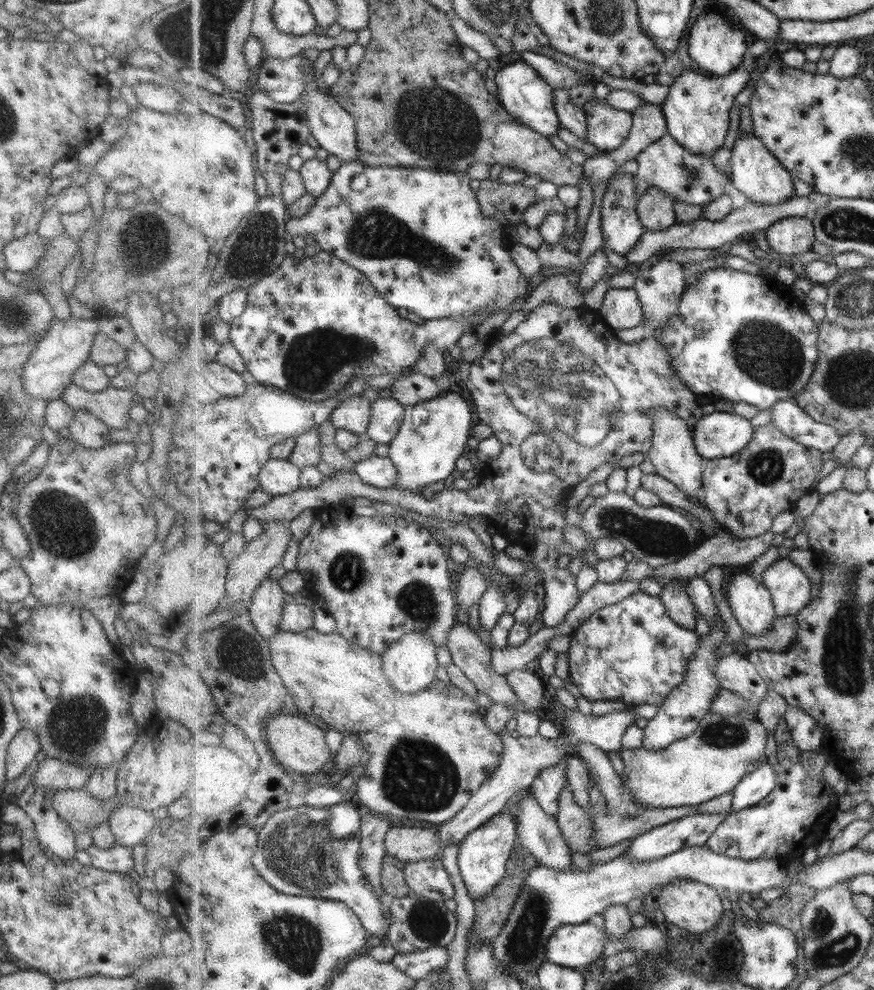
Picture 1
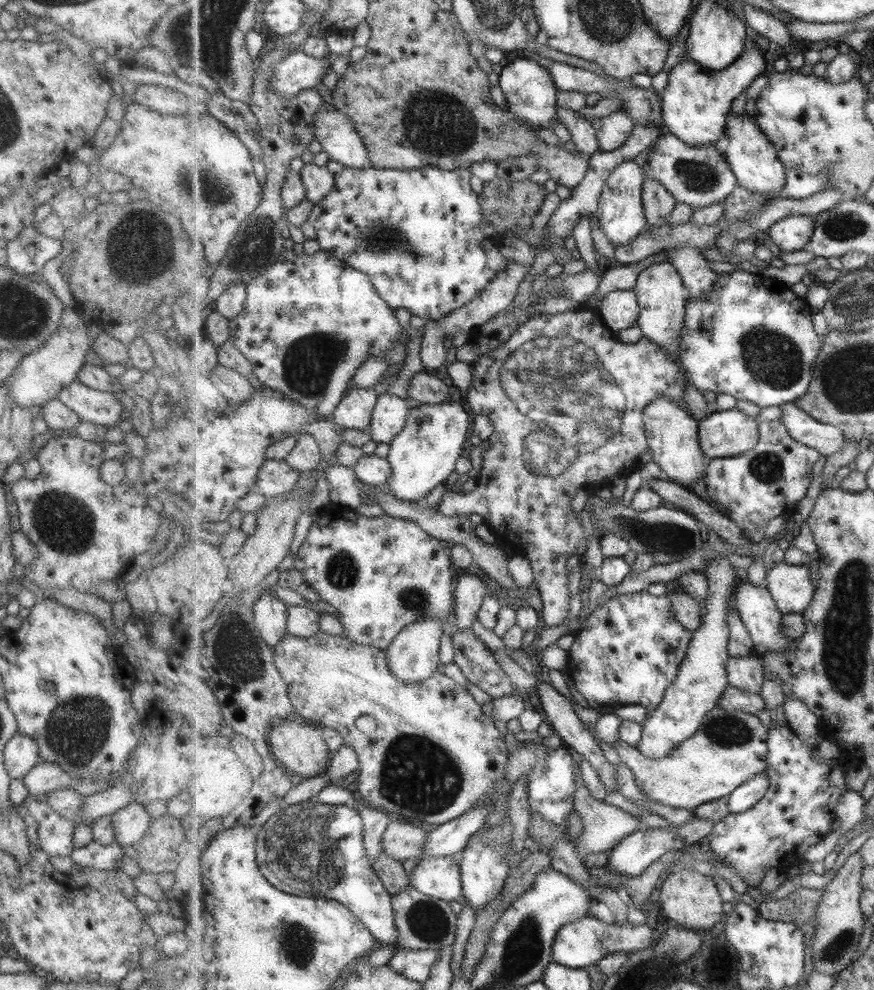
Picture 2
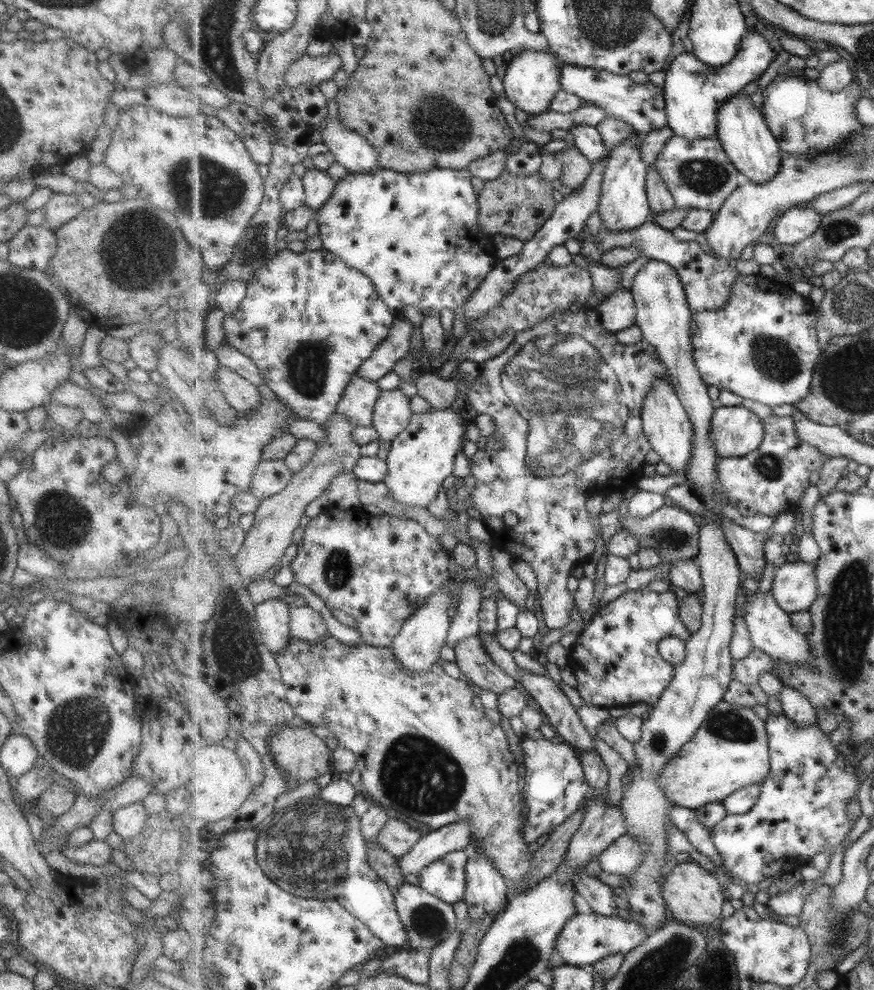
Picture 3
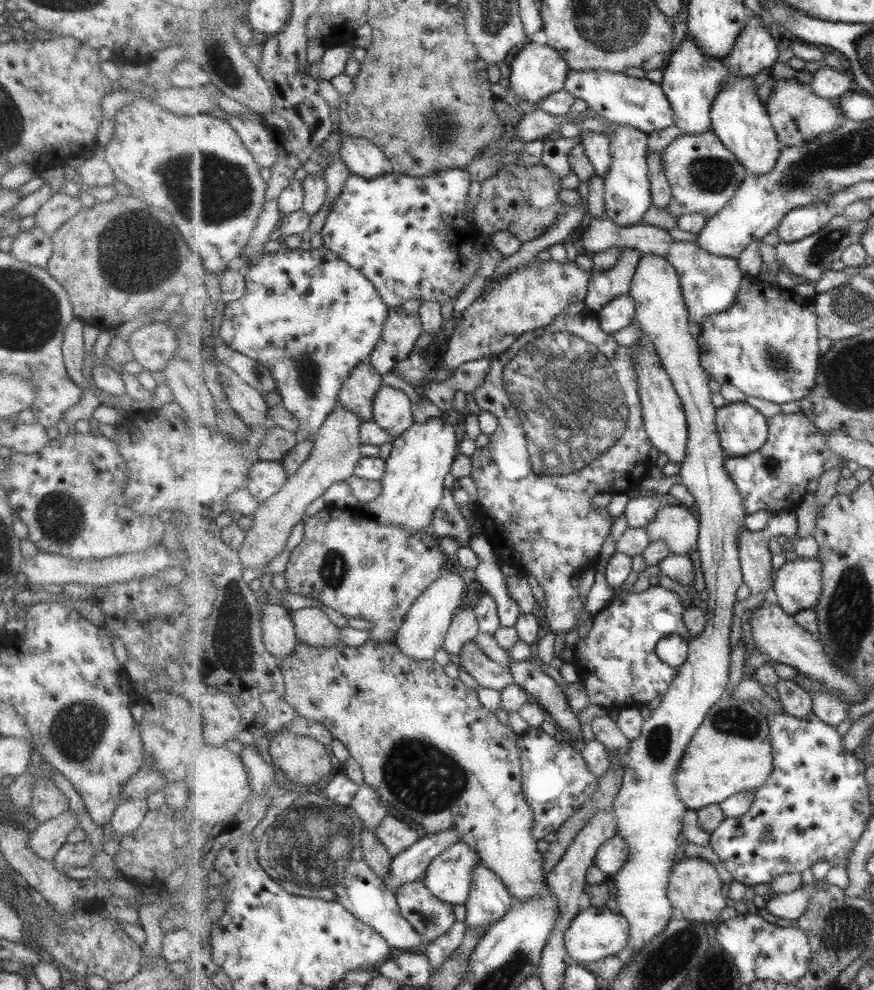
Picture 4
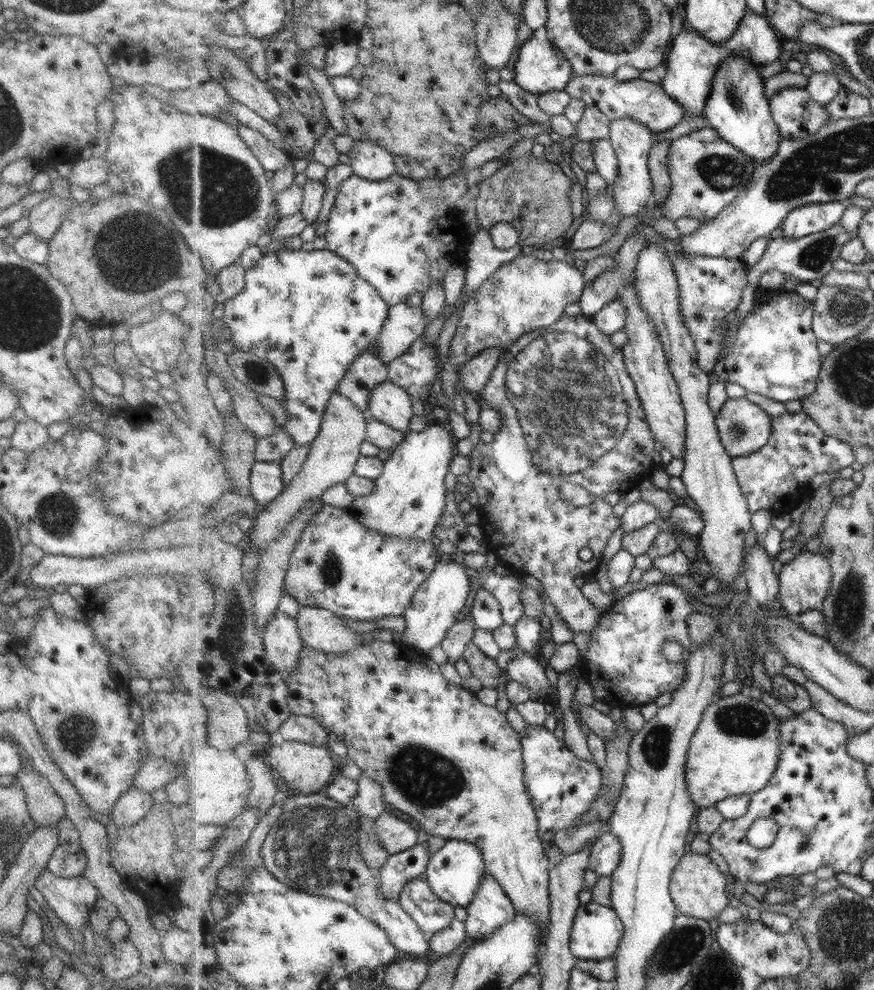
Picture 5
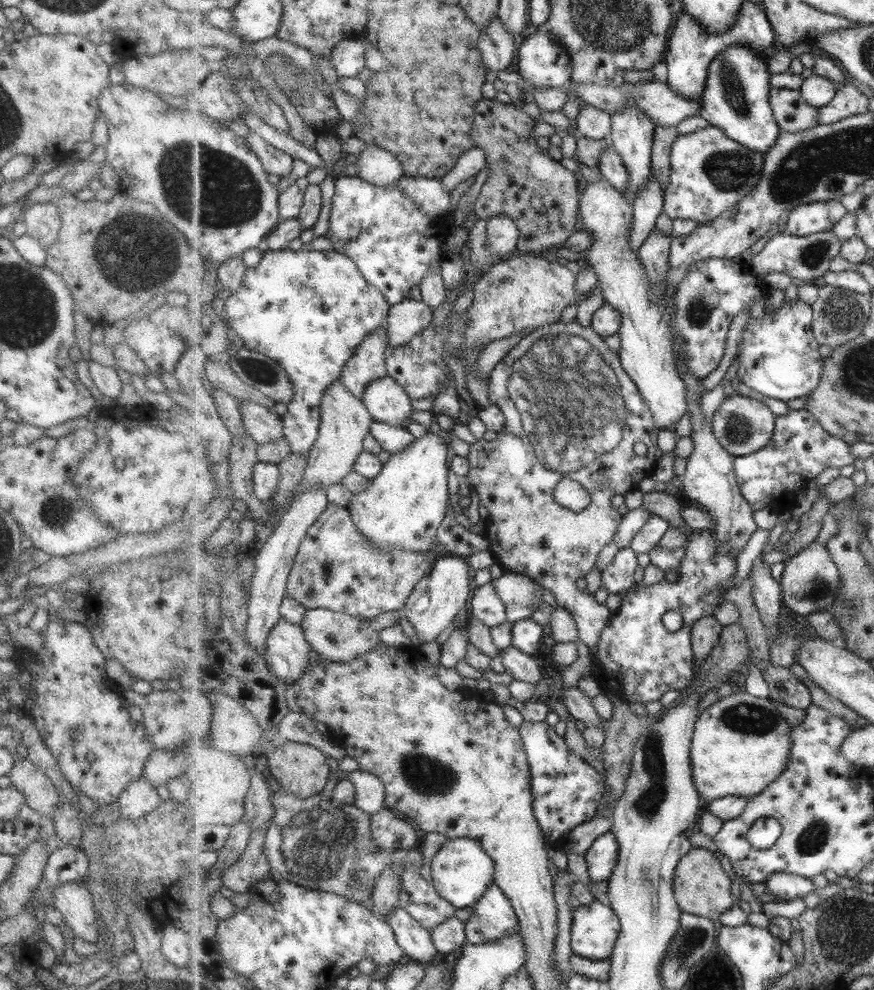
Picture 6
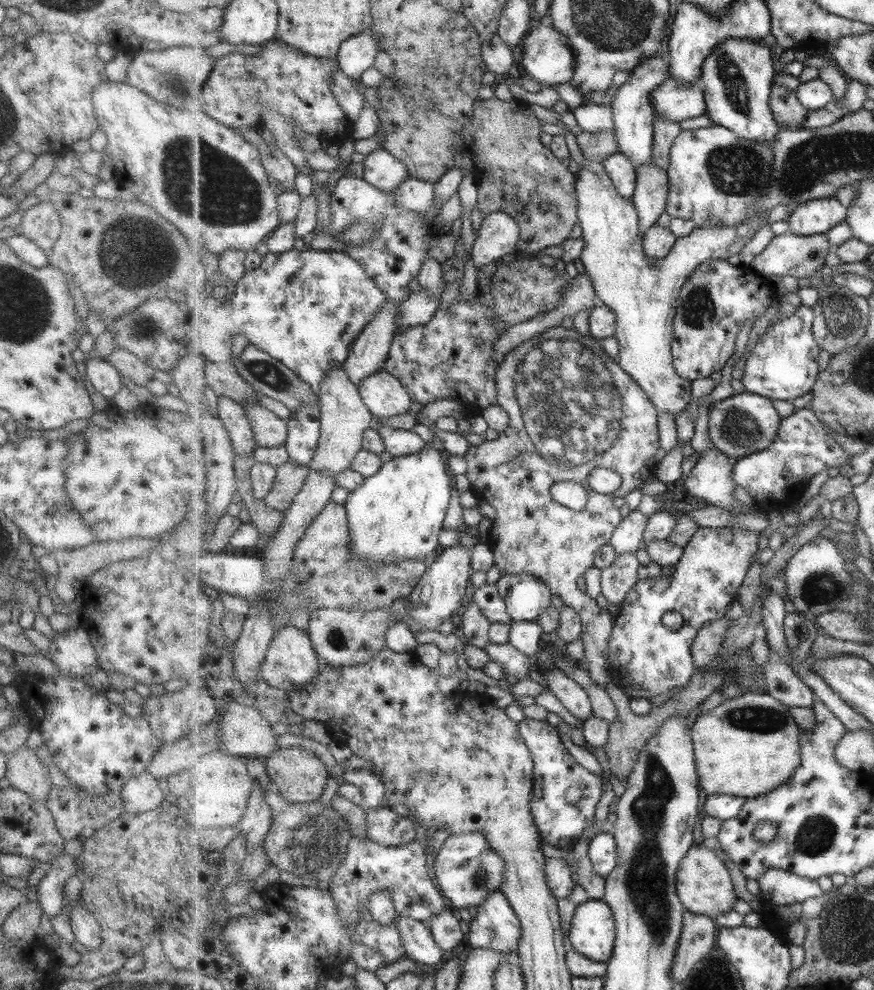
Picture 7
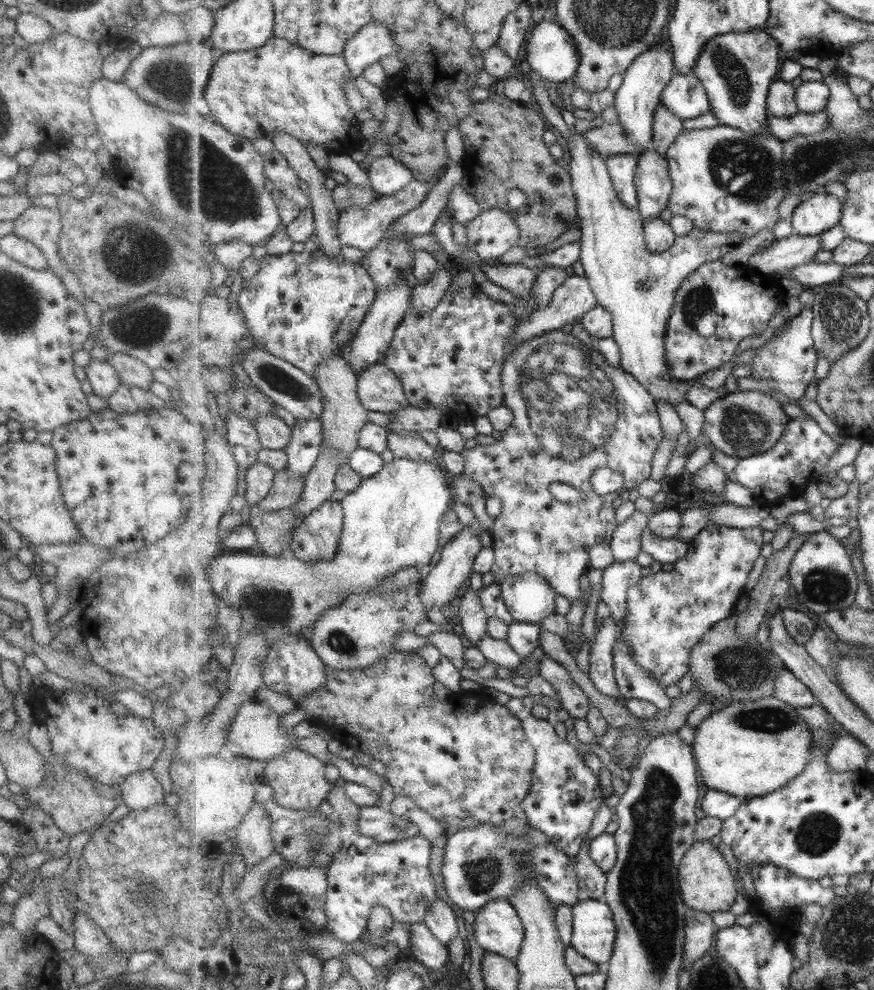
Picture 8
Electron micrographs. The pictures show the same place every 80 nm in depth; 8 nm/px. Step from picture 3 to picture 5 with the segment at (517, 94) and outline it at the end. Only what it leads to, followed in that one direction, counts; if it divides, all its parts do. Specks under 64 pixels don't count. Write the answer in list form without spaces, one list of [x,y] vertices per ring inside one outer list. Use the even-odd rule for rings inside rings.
[[[531,37],[520,48],[513,81],[534,96],[566,90],[575,72],[560,48]]]

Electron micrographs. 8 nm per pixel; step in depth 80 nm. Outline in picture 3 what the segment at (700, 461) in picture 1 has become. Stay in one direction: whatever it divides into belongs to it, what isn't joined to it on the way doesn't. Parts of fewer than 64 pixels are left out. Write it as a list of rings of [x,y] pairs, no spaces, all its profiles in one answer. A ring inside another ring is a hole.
[[[659,377],[656,385],[649,391],[642,410],[644,431],[652,444],[652,449],[659,454],[663,463],[672,473],[686,474],[694,457],[695,427],[690,415],[683,406],[674,385],[669,380]]]

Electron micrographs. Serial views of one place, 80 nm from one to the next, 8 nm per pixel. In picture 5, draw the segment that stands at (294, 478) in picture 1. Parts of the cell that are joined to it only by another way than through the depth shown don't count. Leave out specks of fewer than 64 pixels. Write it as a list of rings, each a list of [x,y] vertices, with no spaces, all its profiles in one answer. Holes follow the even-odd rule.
[[[257,461],[252,466],[250,481],[252,497],[261,506],[273,502],[285,487],[284,472],[280,463]]]

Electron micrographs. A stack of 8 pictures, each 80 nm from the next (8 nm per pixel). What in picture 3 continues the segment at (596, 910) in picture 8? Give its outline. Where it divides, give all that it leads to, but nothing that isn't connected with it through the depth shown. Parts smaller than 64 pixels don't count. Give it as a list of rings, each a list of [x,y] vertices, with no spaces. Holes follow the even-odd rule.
[[[597,912],[590,914],[576,914],[565,925],[556,942],[556,952],[565,965],[585,967],[593,965],[606,956],[617,953],[626,955],[641,946],[650,935],[643,925],[635,920],[624,920],[618,916],[603,916]]]

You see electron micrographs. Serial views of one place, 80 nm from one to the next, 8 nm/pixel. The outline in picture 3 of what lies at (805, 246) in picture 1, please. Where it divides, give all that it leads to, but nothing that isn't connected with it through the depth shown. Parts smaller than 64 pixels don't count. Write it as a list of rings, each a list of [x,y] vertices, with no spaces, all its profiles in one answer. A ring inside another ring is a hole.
[[[801,206],[783,211],[782,215],[776,220],[773,229],[775,239],[781,242],[784,248],[807,241],[823,224],[823,214]]]

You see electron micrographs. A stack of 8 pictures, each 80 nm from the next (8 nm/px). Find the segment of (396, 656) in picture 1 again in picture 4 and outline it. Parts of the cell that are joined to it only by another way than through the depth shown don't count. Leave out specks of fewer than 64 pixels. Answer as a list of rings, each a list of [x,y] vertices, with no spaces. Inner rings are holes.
[[[444,567],[441,577],[431,584],[431,587],[423,593],[409,610],[402,629],[398,631],[395,644],[403,654],[414,658],[414,660],[433,660],[439,650],[444,649],[447,634],[454,621],[455,610],[463,602],[465,582],[457,574],[454,568]]]

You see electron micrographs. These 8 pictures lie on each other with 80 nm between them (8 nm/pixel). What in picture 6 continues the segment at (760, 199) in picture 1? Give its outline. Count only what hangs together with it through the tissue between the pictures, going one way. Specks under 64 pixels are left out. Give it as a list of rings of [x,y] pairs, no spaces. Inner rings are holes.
[[[730,46],[711,63],[700,115],[739,145],[767,155],[777,145],[783,132],[770,102],[772,88],[769,78],[771,73],[766,54],[759,54],[747,46]]]

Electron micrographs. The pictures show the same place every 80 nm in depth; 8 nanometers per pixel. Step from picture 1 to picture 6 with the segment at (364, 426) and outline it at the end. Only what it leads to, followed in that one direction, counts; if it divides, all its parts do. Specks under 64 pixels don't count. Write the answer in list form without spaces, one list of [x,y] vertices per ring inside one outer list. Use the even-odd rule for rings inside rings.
[[[385,325],[370,334],[343,370],[341,383],[363,399],[371,383],[388,376],[388,338]]]

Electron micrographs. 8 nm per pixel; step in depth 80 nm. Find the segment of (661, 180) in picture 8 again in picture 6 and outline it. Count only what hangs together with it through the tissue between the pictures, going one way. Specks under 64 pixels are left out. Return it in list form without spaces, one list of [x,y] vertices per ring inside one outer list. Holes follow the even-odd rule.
[[[652,176],[645,190],[642,190],[633,202],[635,226],[631,234],[630,248],[634,252],[645,245],[651,234],[655,232],[657,218],[664,212],[664,194],[661,183]]]

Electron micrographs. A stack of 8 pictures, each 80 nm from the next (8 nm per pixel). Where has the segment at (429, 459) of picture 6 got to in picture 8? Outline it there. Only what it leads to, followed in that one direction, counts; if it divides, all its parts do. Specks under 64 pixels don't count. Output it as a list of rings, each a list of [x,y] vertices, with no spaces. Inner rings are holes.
[[[396,458],[393,462],[386,463],[379,474],[364,479],[357,490],[348,493],[341,500],[346,515],[341,544],[335,558],[309,565],[290,553],[276,557],[226,551],[215,557],[215,562],[211,564],[211,585],[222,604],[237,608],[241,614],[239,640],[253,632],[261,632],[267,636],[267,642],[272,646],[293,634],[301,636],[302,628],[317,626],[316,622],[322,614],[331,608],[342,606],[355,590],[373,588],[379,582],[387,580],[387,576],[395,576],[399,570],[433,565],[441,551],[442,518],[448,511],[449,504],[453,503],[451,489],[445,472],[437,463]]]

